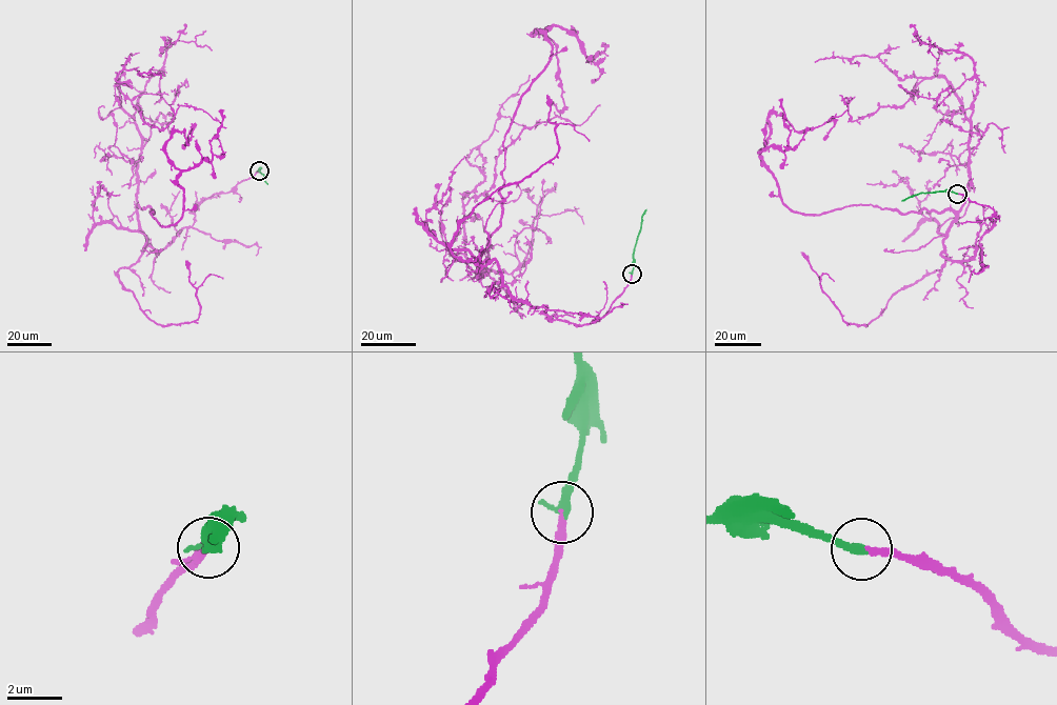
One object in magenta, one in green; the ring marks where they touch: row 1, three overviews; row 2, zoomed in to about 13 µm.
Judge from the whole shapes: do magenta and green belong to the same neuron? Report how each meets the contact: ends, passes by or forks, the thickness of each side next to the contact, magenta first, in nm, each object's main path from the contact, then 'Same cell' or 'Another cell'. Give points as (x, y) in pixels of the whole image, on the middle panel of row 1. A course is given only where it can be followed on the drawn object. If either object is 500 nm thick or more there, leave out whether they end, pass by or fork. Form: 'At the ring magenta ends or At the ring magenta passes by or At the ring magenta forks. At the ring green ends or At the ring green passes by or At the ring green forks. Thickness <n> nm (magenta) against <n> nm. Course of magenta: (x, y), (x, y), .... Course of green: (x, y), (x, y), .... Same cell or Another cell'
At the ring magenta ends. At the ring green ends. Thickness 260 nm (magenta) against 360 nm. Course of magenta: (631, 274), (577, 325), (478, 268), (550, 26), (533, 34), (556, 51), (550, 101). Course of green: (631, 274), (634, 250), (645, 209). Same cell

